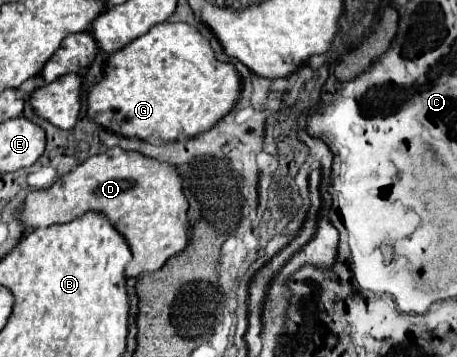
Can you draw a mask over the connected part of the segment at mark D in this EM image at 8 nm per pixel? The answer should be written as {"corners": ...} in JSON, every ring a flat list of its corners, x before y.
{"corners":[[119,147,89,157,77,169,57,179,49,189,31,191,19,219,25,223,25,231,31,231,67,223,89,209,103,211,127,239,133,253,133,261,125,271,127,277,159,271,173,255,185,251,189,243,189,203,177,167]]}

